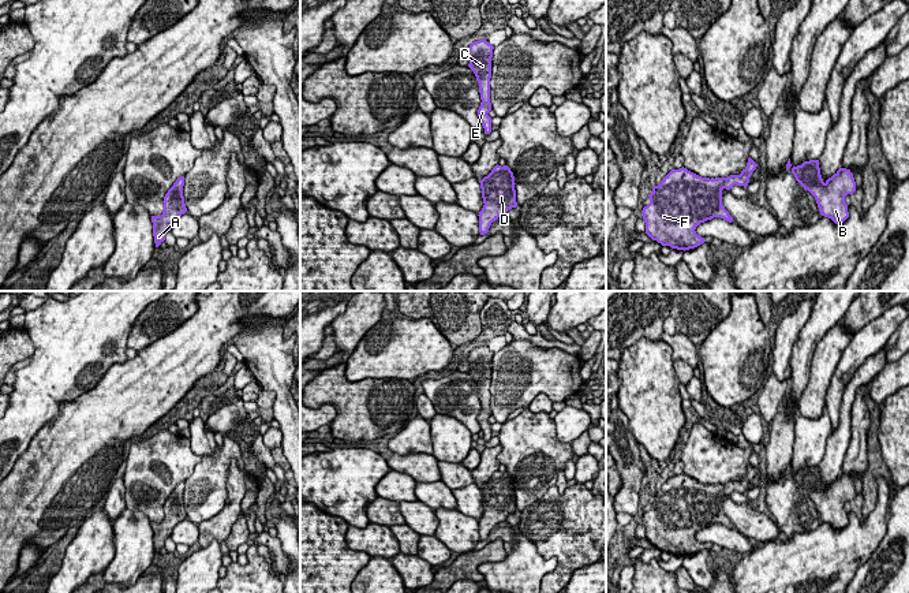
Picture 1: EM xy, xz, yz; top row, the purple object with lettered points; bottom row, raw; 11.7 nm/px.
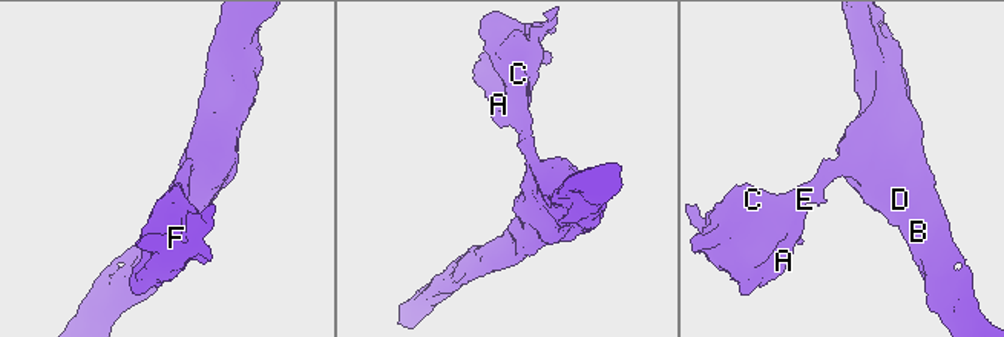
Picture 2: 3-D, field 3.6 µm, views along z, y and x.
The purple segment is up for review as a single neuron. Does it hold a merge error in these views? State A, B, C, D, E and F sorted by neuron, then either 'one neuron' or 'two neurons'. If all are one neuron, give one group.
A B C D E F | one neuron

